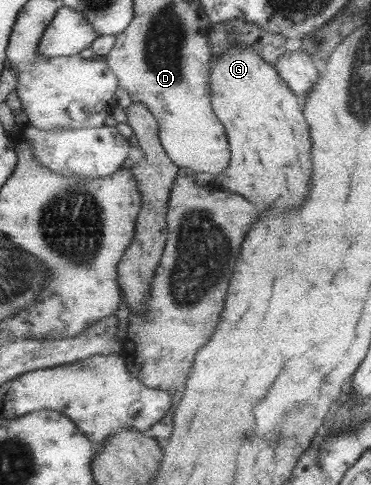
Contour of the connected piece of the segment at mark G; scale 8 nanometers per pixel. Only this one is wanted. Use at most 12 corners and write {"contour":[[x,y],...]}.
{"contour":[[251,48],[210,62],[228,166],[261,208],[308,196],[301,101]]}

